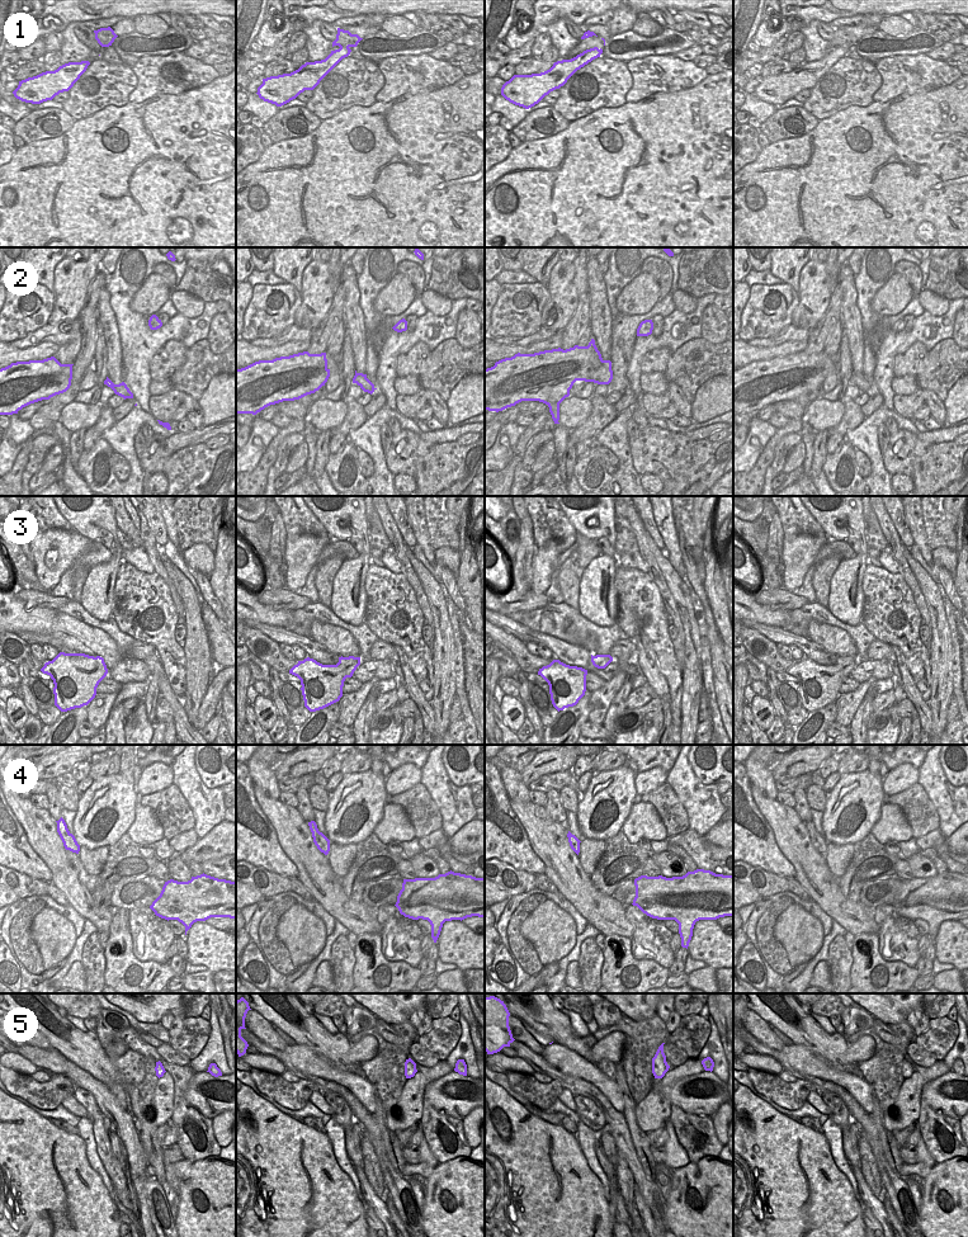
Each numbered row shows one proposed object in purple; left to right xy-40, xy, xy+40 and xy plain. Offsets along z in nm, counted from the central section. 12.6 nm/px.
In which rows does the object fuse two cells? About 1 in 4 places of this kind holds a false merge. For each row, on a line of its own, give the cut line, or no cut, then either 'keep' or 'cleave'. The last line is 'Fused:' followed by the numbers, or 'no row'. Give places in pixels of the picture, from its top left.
1: cut xy (340, 46), (348, 47); cleave
2: cut none; keep
3: cut none; keep
4: cut none; keep
5: cut none; keep
Fused: 1

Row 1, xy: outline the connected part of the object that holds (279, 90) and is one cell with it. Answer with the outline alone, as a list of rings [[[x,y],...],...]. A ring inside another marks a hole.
[[[340,47],[321,61],[306,62],[291,74],[263,79],[258,95],[264,101],[282,107],[296,99],[304,90],[313,90],[320,81],[345,57],[350,55],[349,47]]]

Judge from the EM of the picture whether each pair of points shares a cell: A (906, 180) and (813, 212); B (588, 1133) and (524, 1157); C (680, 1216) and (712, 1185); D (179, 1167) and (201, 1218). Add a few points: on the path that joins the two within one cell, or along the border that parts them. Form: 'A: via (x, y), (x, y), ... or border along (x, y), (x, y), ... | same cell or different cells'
A: via (883, 187), (845, 193), (836, 202) | same cell
B: border along (575, 1134), (588, 1165) | different cells
C: via (693, 1216), (702, 1213), (712, 1203), (712, 1198) | same cell
D: border along (193, 1164), (180, 1178) | different cells

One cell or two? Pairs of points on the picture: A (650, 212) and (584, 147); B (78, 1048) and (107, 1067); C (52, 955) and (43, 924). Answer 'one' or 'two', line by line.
A: one
B: one
C: one

